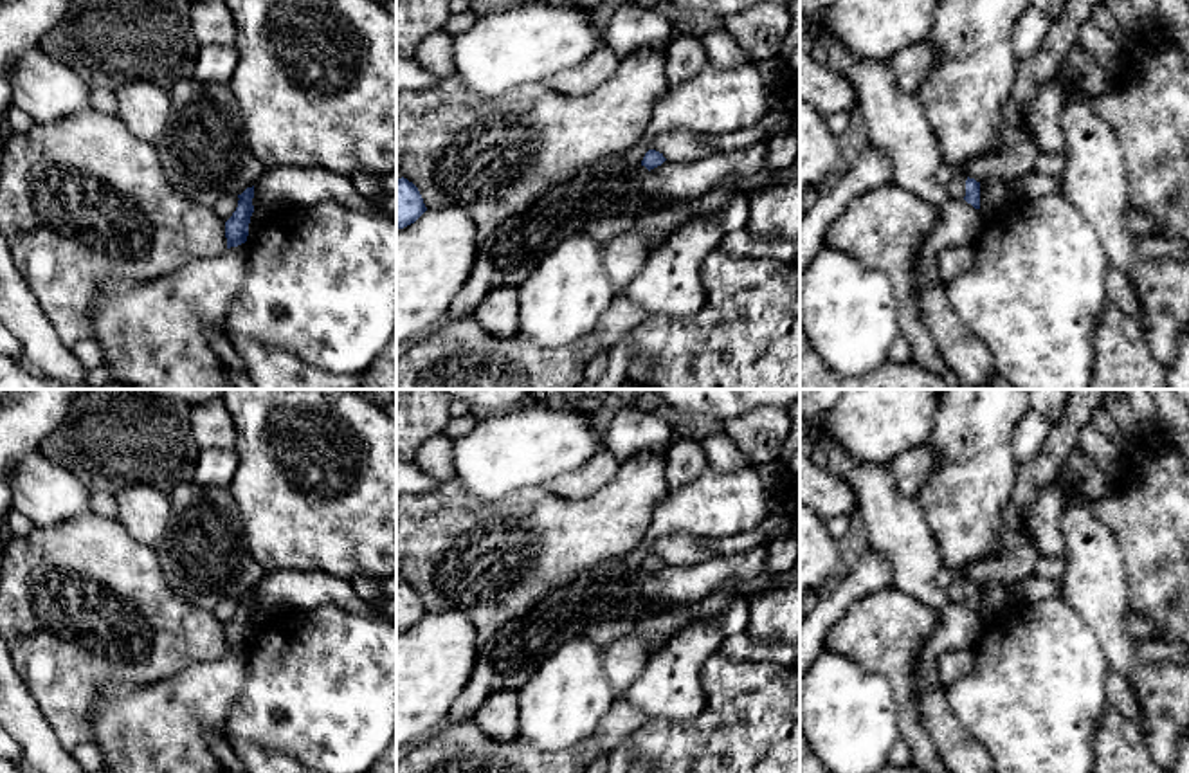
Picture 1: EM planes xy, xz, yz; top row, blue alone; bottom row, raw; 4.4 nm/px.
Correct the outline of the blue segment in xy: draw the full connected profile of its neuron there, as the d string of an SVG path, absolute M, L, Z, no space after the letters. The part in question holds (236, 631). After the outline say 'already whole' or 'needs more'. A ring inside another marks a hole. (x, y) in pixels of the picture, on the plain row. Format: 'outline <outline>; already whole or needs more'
outline M254 589L247 591L241 598L238 598L238 602L240 604L236 614L225 625L227 652L238 650L247 645L249 627L254 616L254 609L252 609Z; already whole

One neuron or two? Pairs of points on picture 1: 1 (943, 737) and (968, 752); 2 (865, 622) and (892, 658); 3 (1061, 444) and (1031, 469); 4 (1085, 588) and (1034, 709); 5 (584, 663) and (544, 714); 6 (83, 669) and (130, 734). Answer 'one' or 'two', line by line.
1: one
2: one
3: one
4: two
5: one
6: two

